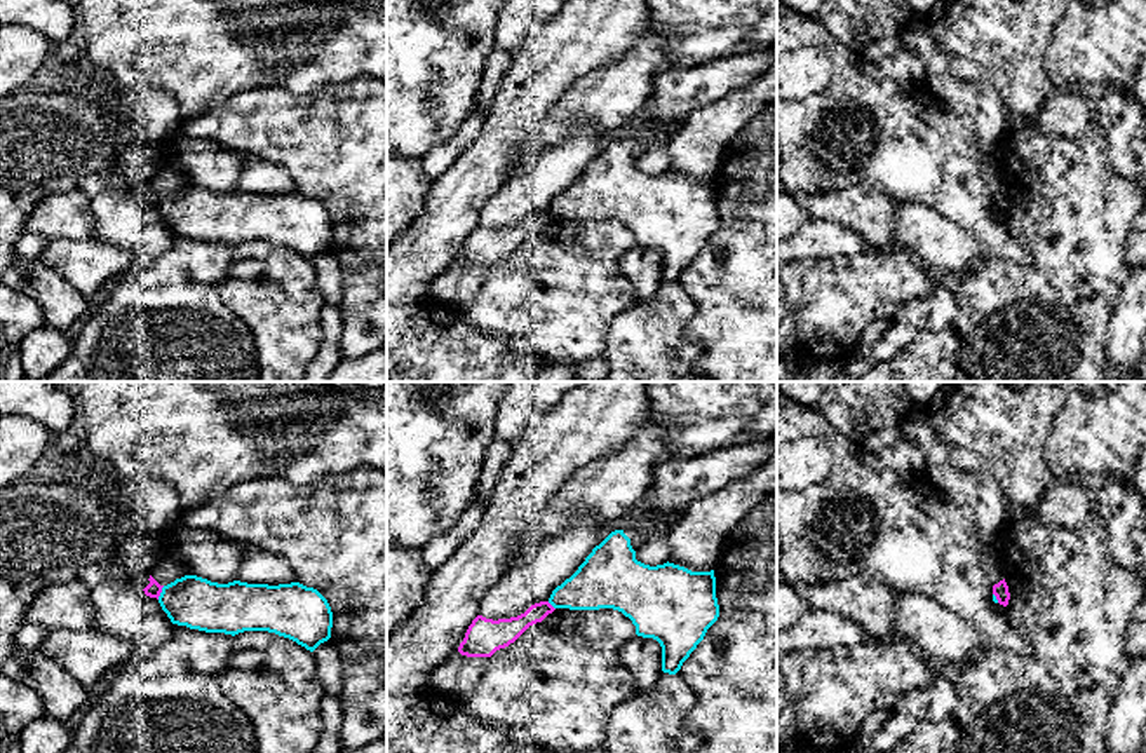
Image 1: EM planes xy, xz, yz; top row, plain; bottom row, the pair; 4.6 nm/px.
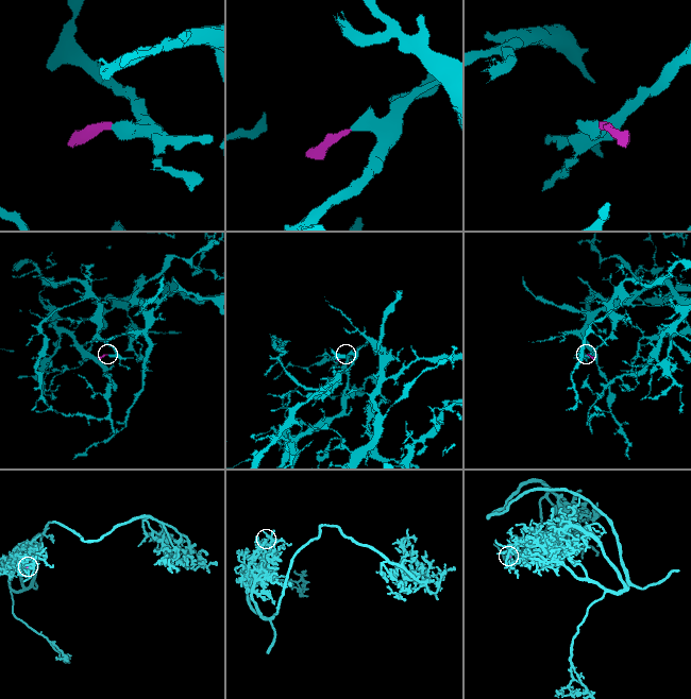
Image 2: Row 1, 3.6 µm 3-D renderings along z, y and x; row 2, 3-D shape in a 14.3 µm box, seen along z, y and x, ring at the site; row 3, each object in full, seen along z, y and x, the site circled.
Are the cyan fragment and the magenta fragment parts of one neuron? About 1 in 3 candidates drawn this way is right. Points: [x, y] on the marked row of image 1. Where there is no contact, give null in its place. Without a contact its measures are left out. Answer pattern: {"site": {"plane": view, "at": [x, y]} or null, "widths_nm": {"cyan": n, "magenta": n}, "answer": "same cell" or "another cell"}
{"site": {"plane": "xy", "at": [161, 593]}, "widths_nm": {"cyan": 240, "magenta": 70}, "answer": "another cell"}

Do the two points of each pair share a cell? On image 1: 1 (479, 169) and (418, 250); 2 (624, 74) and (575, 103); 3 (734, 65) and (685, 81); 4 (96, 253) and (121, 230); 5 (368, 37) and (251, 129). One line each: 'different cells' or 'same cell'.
1: same cell
2: same cell
3: same cell
4: different cells
5: different cells

